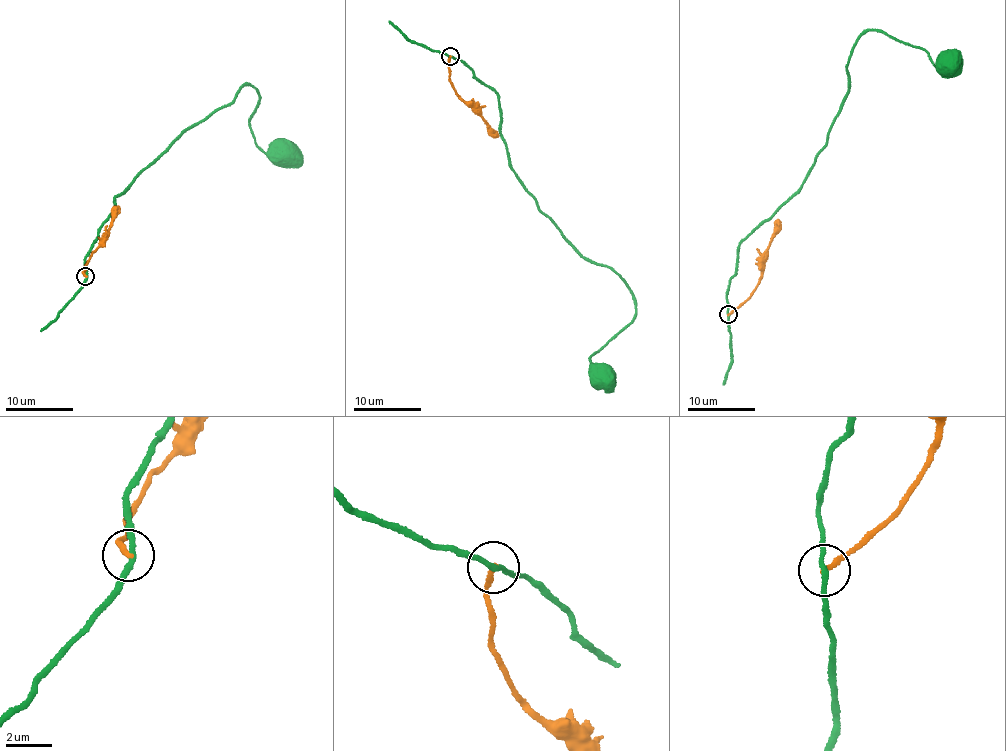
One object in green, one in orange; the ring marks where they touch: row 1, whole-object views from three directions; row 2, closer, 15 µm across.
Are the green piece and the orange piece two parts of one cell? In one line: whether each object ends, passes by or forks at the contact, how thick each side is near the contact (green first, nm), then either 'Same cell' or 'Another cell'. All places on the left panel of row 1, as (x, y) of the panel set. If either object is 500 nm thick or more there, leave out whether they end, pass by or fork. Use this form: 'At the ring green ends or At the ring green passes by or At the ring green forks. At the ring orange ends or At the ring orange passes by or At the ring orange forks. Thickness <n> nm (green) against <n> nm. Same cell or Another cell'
At the ring green passes by. At the ring orange ends. Thickness 240 nm (green) against 240 nm. Another cell

